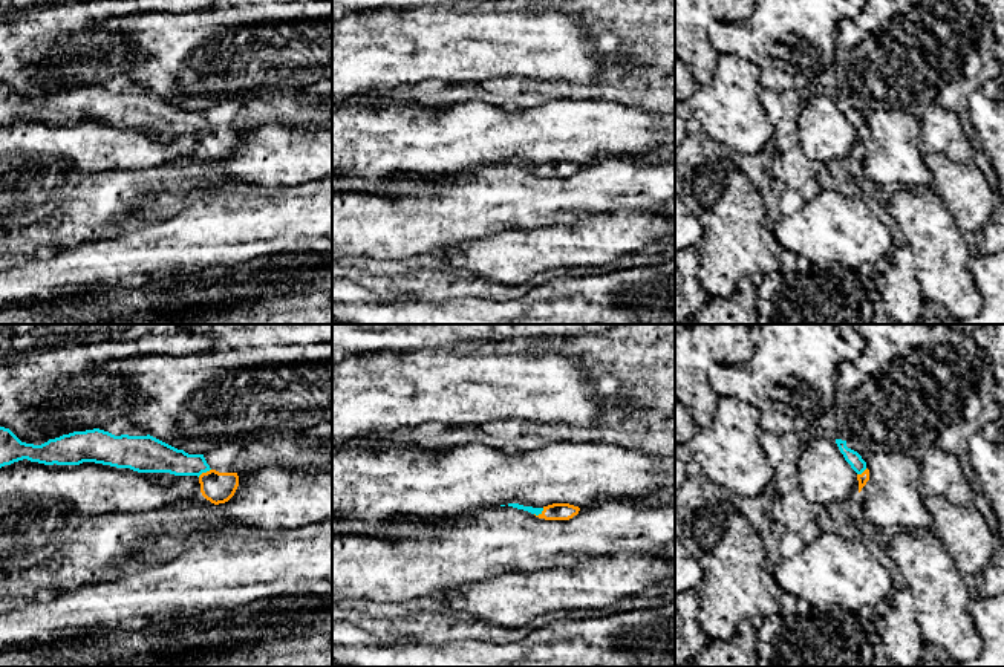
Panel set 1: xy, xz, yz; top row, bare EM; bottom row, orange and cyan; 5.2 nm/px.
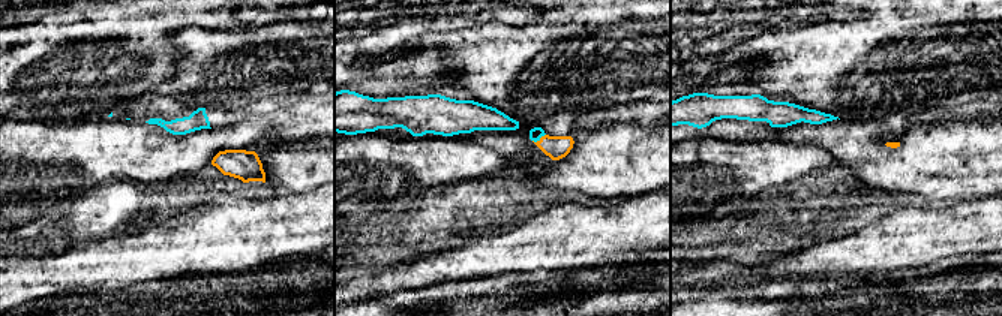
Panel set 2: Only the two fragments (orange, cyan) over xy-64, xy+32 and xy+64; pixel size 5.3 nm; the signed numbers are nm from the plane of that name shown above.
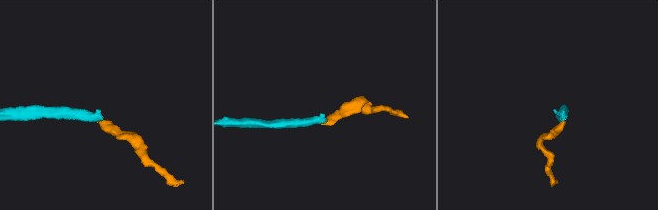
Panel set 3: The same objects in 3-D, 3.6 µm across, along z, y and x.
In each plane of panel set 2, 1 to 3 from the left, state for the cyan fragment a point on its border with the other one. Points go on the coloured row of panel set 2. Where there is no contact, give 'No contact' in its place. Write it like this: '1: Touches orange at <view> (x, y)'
1: No contact
2: Touches orange at xy+32 (540, 138)
3: No contact

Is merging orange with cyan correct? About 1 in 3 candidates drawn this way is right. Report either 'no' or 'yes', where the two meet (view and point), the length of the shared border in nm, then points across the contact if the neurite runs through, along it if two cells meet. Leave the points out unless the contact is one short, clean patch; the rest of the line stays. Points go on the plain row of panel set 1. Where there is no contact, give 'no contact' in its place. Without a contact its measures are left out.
yes | xy (204, 130) | 80 nm | across xy (216, 144), (204, 130), (196, 123), (159, 115)

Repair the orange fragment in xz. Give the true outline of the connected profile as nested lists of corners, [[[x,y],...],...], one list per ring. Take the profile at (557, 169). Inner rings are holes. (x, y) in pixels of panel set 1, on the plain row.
[[[508,161],[508,164],[528,168],[545,177],[569,177],[579,171],[580,165],[569,161],[553,161],[543,165],[523,164],[519,161]]]

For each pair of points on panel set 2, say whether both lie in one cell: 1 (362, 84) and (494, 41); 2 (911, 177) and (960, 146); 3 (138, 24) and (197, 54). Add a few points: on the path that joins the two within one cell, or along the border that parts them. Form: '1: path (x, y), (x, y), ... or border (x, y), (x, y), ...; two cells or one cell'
1: border (408, 51), (441, 51), (438, 90); two cells
2: path (923, 165), (948, 158); one cell
3: border (180, 23), (171, 39), (177, 56), (171, 77); two cells

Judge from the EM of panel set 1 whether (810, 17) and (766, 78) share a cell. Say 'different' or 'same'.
same

